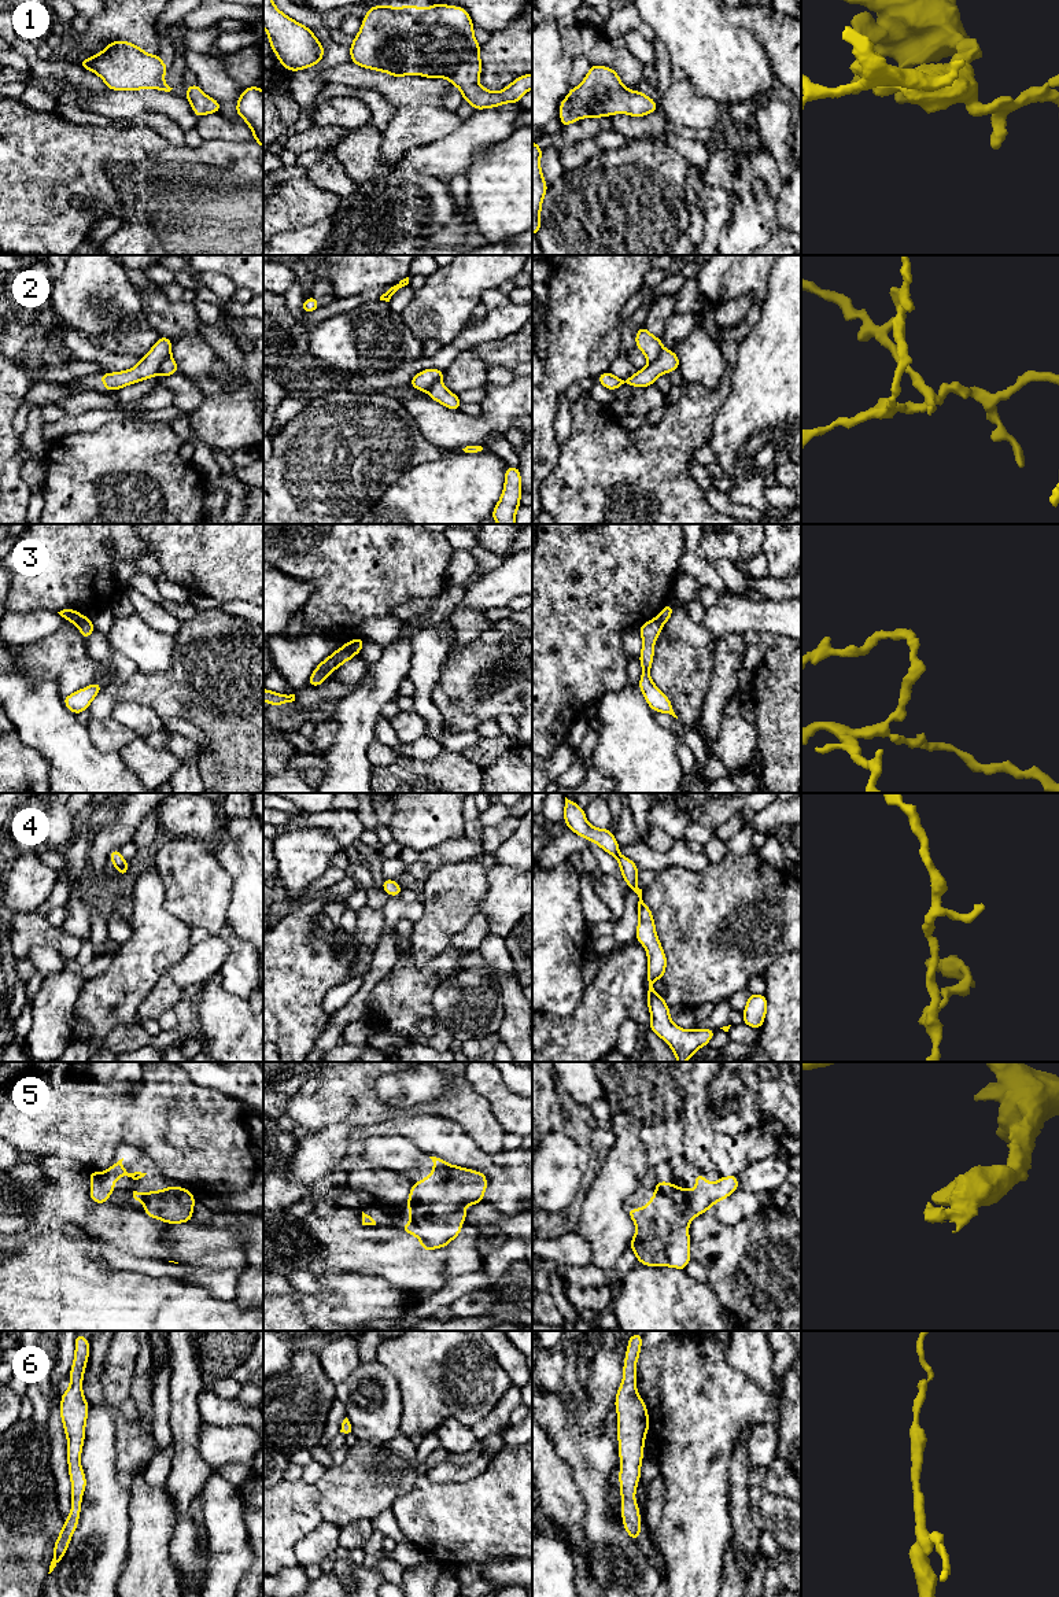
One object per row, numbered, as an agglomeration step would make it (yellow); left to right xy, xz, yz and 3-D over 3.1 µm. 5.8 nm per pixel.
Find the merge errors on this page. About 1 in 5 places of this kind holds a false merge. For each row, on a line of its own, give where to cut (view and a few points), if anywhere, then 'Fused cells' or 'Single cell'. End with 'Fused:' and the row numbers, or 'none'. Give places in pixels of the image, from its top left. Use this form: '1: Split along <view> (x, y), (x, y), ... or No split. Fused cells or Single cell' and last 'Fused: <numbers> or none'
1: No split. Single cell
2: Split along xy (170, 356), (163, 361), (158, 372). Fused cells
3: Split along xz (342, 648), (354, 655). Fused cells
4: No split. Single cell
5: No split. Single cell
6: No split. Single cell
Fused: 2, 3

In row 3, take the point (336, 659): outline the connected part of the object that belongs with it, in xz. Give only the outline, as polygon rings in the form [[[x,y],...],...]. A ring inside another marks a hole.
[[[339,648],[329,657],[326,657],[322,663],[317,665],[313,671],[307,686],[320,686],[325,682],[326,676],[333,671],[339,670],[339,667],[354,657],[355,654],[347,649]]]

